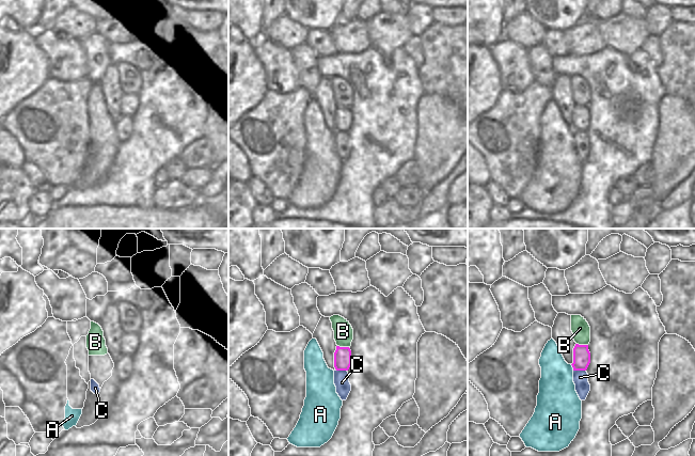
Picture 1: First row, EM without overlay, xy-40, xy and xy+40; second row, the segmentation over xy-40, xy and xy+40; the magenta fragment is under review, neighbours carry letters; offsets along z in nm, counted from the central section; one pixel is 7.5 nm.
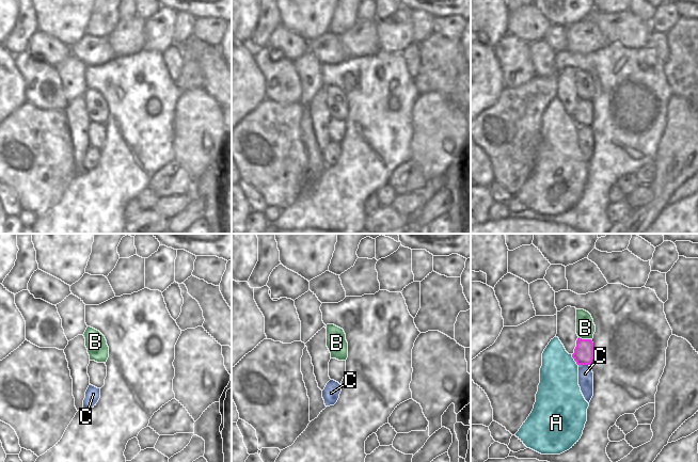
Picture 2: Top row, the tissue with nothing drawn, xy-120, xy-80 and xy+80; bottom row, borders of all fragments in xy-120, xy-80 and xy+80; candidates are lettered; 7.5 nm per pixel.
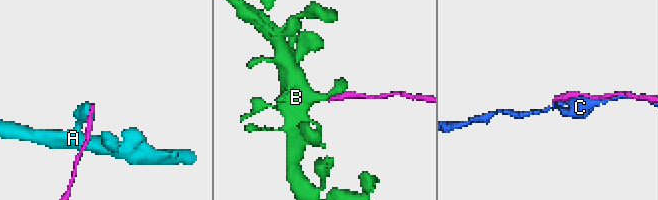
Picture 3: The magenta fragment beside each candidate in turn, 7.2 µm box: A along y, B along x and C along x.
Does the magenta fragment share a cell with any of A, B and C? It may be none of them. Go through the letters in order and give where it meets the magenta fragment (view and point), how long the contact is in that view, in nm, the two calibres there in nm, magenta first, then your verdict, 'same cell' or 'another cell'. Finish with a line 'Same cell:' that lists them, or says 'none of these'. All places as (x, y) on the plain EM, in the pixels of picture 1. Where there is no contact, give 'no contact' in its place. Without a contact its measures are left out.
A: xy+40 (572, 127) | 50 nm | 130/280 nm | another cell
B: xy (343, 108) | 90 nm | 130/140 nm | another cell
C: xy+40 (580, 130) | 100 nm | 130/110 nm | another cell
Same cell: none of these

